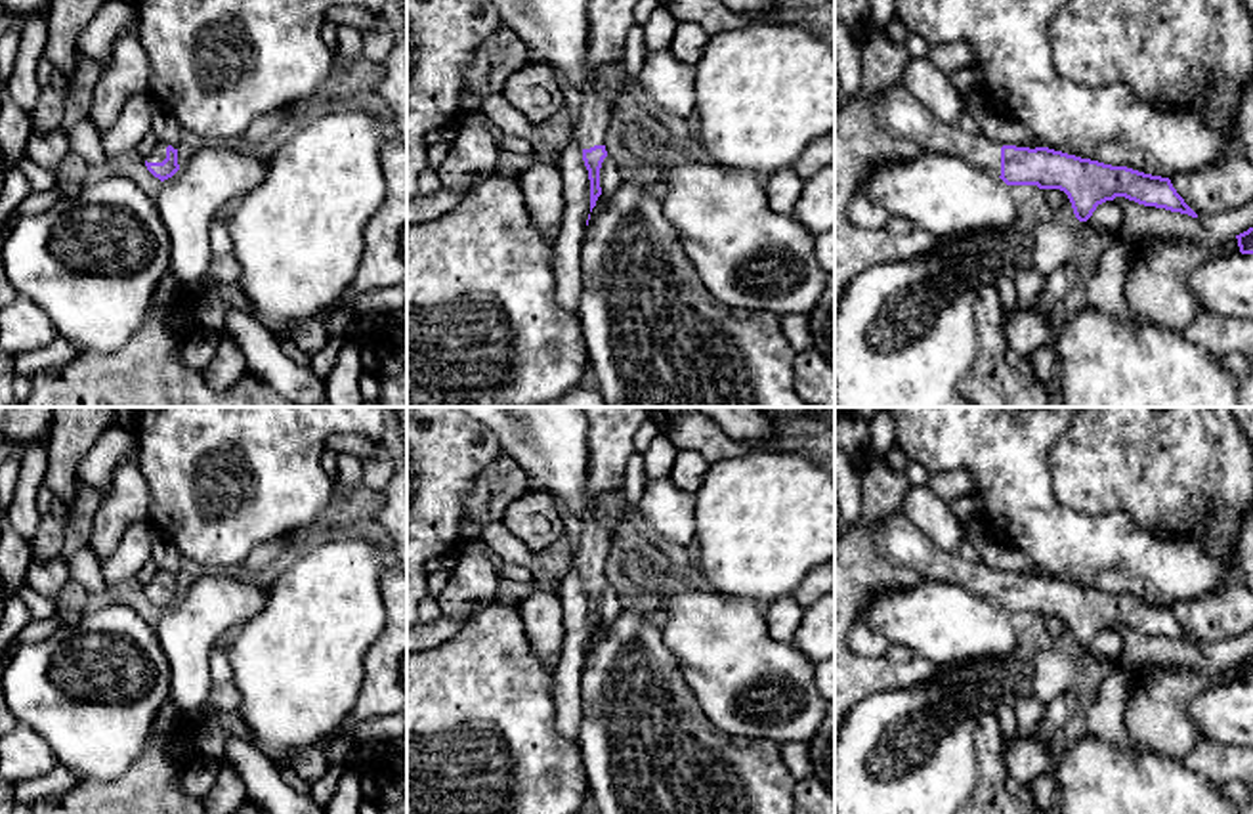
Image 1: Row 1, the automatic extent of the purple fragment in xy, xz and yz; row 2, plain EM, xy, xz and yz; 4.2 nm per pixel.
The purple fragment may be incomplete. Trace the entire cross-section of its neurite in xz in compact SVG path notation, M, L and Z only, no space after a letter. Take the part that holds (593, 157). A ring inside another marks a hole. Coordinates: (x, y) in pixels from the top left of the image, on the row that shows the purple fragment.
M607 61L594 67L592 82L583 94L581 118L575 138L583 149L583 161L590 180L590 212L602 195L600 168L605 151L605 136L611 120L613 99L625 90L626 71L623 61Z

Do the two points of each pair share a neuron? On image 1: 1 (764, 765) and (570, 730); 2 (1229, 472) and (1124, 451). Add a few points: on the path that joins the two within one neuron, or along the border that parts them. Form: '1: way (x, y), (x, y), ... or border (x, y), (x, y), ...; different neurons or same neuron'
1: border (581, 688), (577, 744); different neurons
2: way (1202, 472), (1181, 465), (1168, 451), (1150, 451); same neuron

